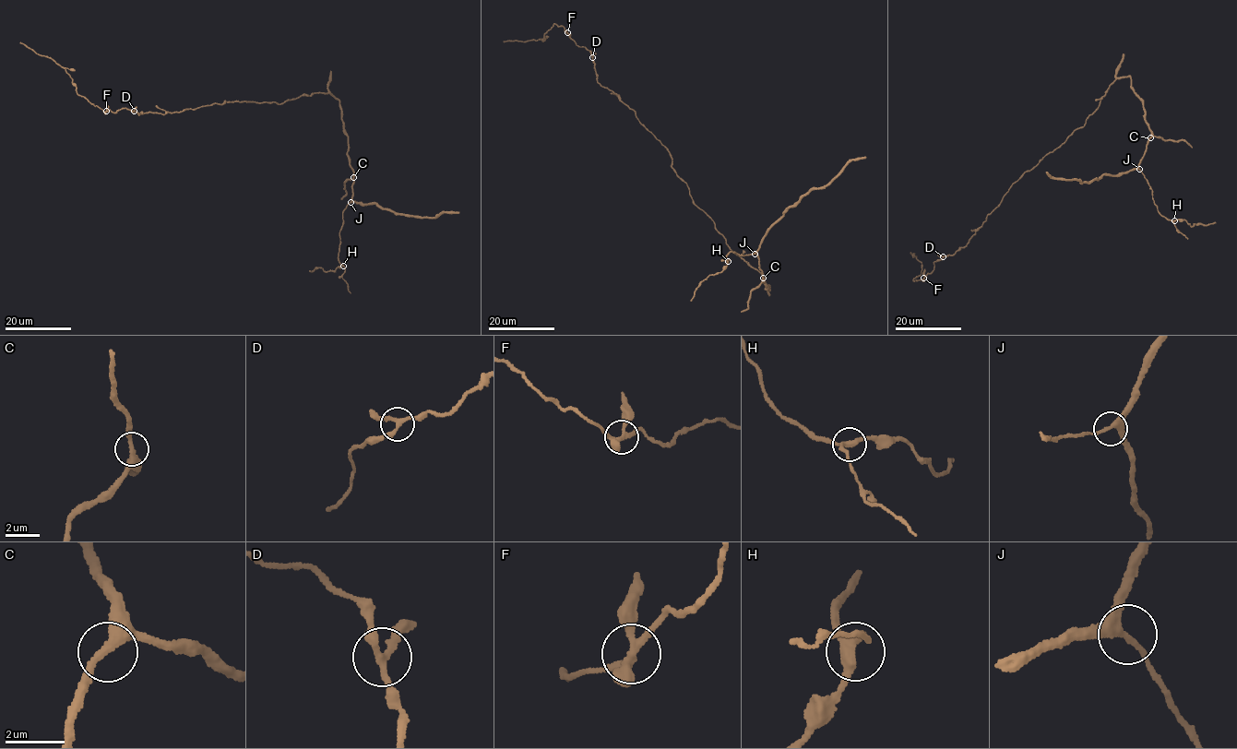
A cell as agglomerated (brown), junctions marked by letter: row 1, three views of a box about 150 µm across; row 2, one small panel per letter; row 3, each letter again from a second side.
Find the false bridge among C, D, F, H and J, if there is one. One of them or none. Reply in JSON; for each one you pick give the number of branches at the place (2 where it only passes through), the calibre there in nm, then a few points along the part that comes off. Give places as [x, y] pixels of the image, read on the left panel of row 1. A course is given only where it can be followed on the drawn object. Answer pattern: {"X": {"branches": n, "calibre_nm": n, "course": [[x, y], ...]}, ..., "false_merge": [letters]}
{"F": {"branches": 3, "calibre_nm": 300}, "false_merge": ["F"]}

